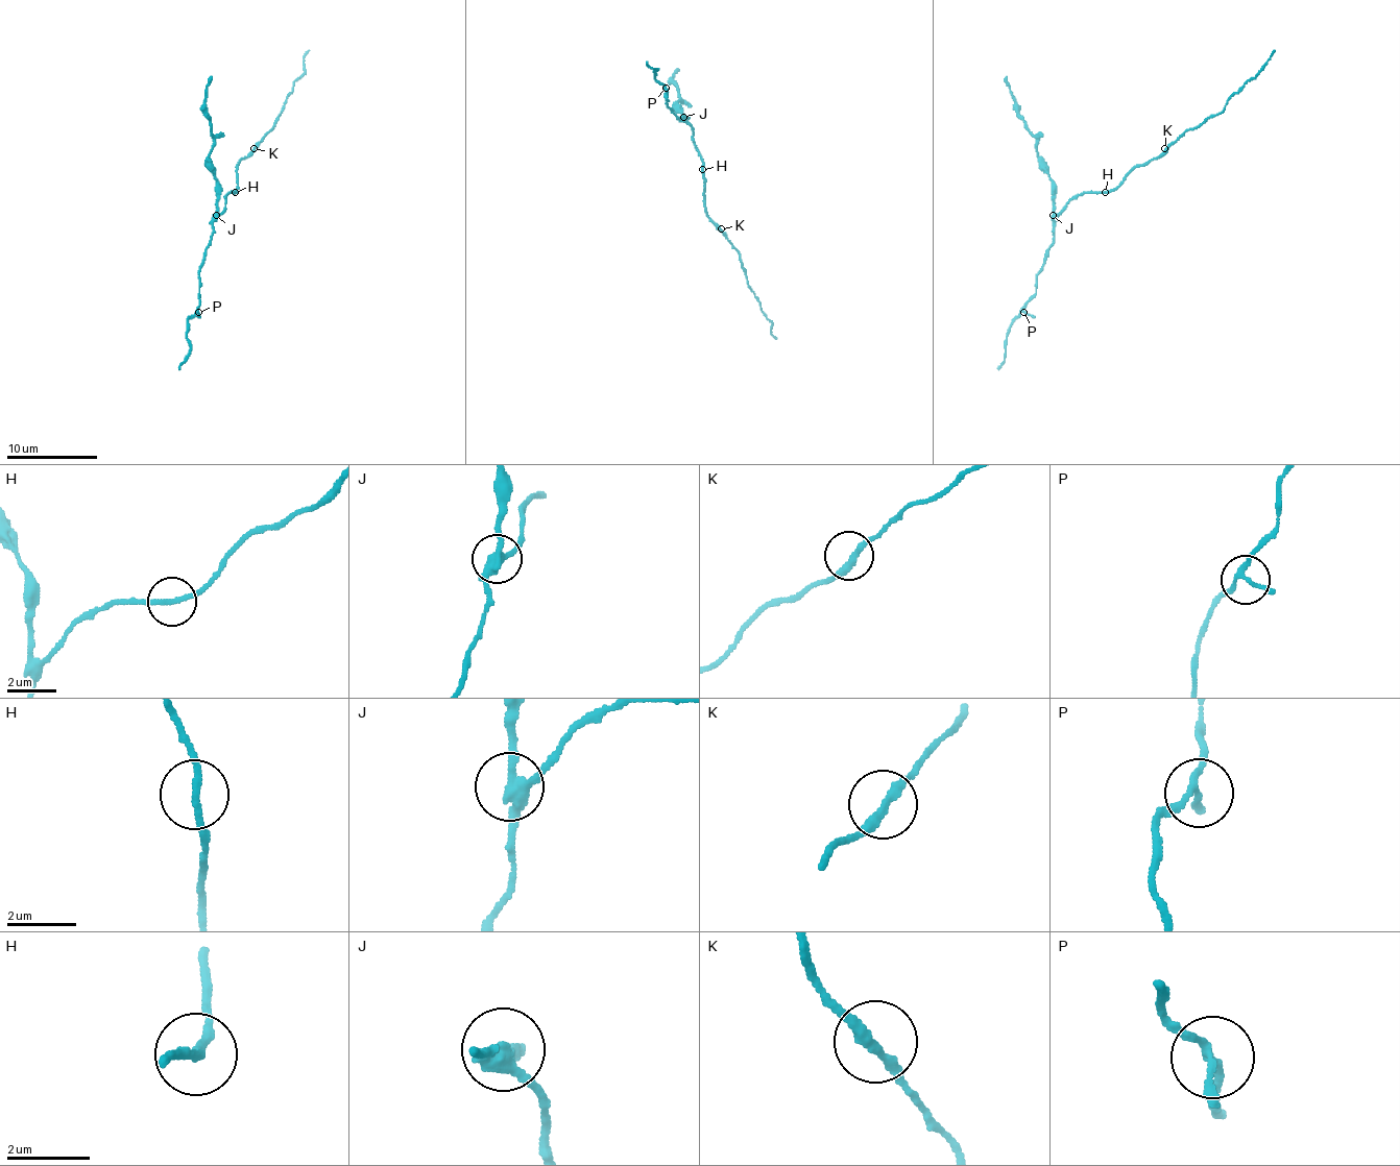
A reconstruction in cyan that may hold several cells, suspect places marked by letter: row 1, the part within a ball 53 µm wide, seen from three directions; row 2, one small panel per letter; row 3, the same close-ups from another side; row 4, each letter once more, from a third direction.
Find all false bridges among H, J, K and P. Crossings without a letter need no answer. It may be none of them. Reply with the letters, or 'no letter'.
J

